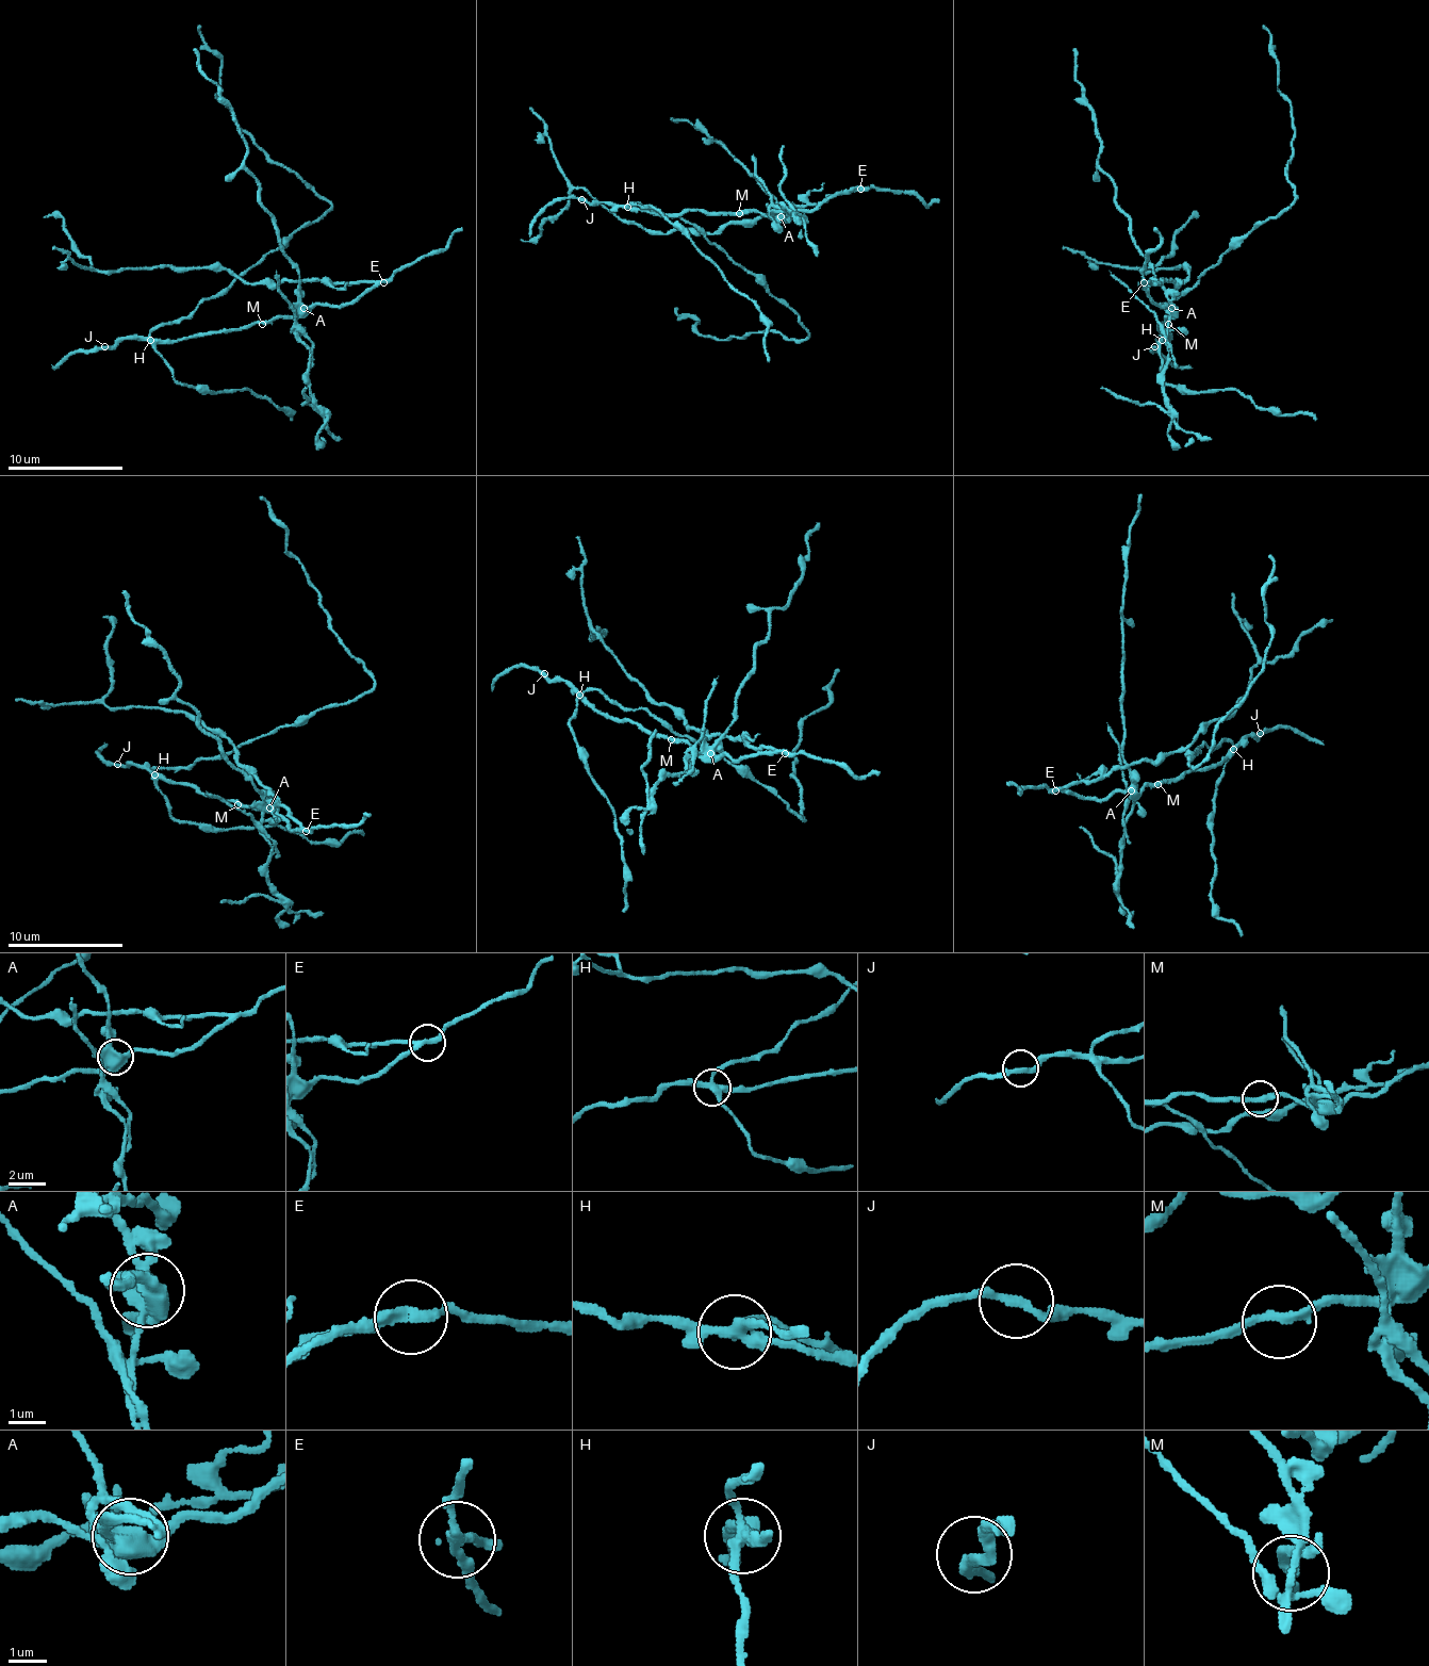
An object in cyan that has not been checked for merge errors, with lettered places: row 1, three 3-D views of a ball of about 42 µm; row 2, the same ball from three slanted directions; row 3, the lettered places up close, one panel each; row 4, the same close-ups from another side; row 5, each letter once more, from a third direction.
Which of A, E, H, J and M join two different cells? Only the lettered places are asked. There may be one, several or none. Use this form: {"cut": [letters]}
{"cut": ["A", "E", "H"]}

